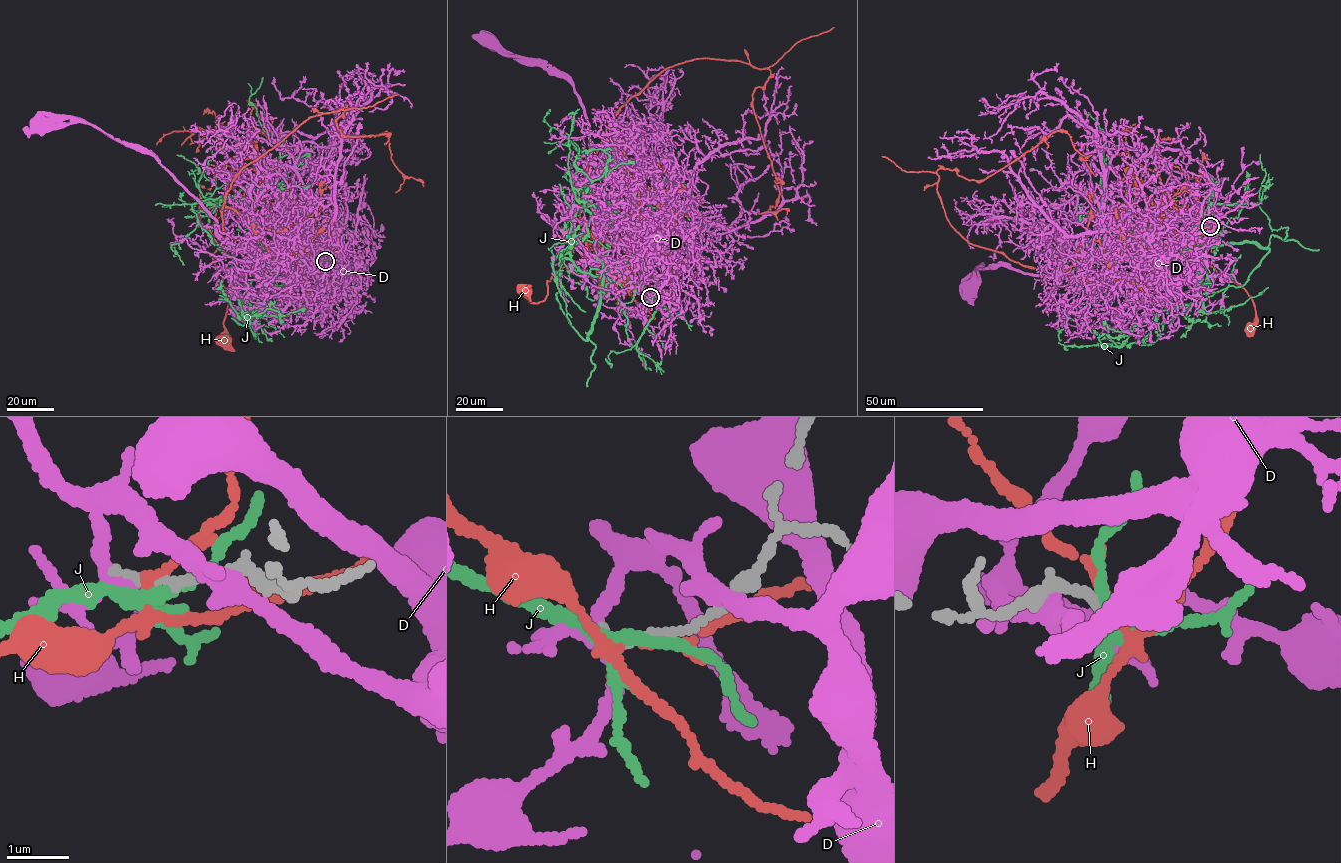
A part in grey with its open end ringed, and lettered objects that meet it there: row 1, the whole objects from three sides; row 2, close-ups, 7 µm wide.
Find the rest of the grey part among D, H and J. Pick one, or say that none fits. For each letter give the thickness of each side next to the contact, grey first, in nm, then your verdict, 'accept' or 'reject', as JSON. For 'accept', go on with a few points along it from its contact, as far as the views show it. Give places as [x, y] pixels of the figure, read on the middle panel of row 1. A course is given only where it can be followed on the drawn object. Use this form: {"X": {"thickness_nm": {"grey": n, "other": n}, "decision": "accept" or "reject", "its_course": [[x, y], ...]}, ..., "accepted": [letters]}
{"D": {"thickness_nm": {"grey": 120, "other": 200}, "decision": "reject"}, "H": {"thickness_nm": {"grey": 150, "other": 140}, "decision": "reject"}, "J": {"thickness_nm": {"grey": 160, "other": 170}, "decision": "accept"}, "accepted": ["J"]}

